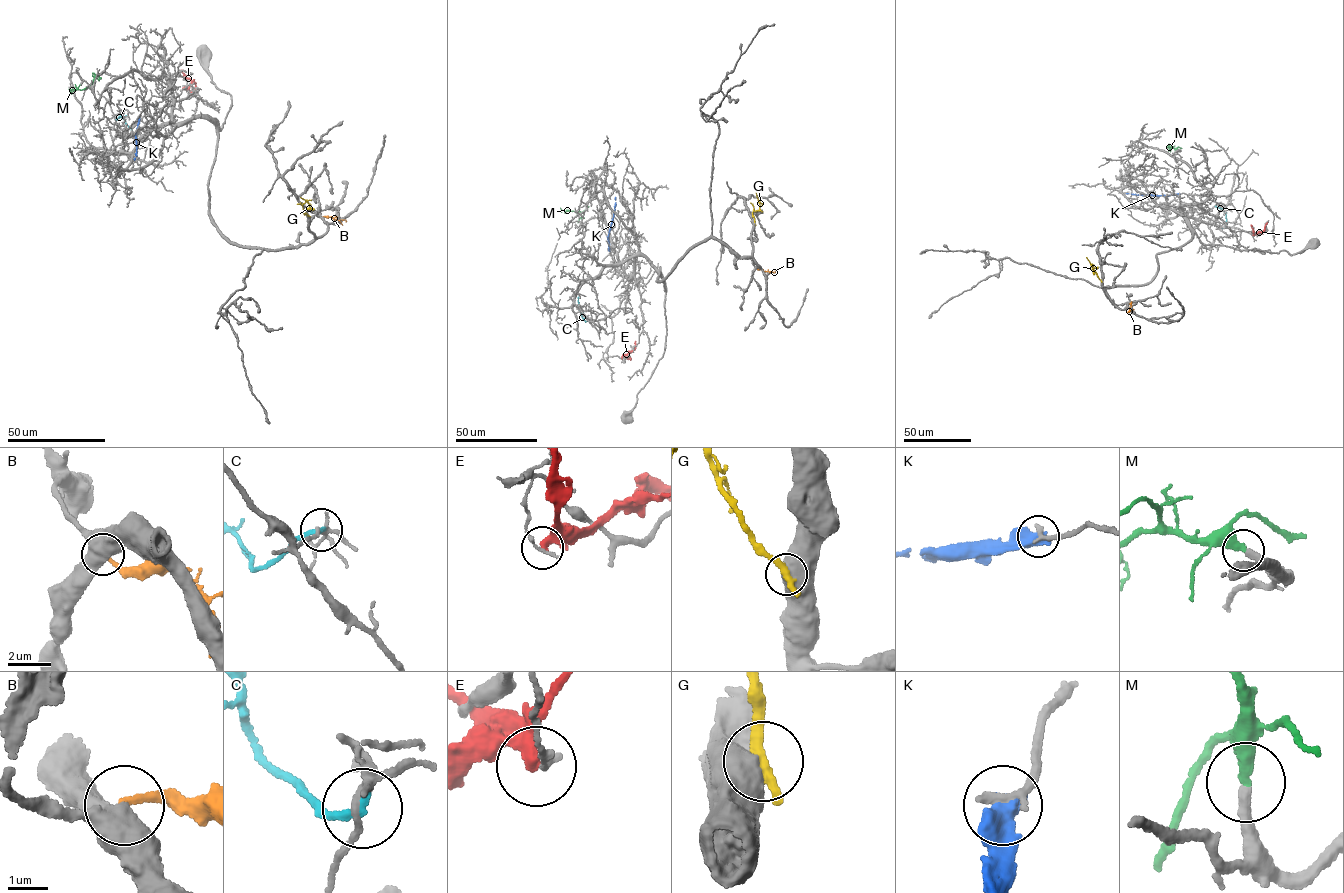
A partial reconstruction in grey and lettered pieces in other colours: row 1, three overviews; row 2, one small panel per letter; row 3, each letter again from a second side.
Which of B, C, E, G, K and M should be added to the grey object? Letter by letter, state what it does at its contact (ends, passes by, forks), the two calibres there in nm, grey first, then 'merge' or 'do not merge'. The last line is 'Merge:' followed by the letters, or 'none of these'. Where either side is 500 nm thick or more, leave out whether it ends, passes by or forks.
B: it ends | 480/180 nm | do not merge
C: it ends | 160/220 nm | do not merge
E: it ends | 180/420 nm | do not merge
G: 700/380 nm | do not merge
K: 280/600 nm | do not merge
M: it ends | 320/400 nm | merge
Merge: M

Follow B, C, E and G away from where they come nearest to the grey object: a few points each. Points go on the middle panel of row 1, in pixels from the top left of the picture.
B: (756, 268), (775, 270)
C: (590, 318), (585, 322), (582, 318), (578, 296)
E: (633, 350), (628, 354), (629, 357), (621, 356)
G: (755, 224), (753, 211), (759, 210), (760, 205), (756, 192)

